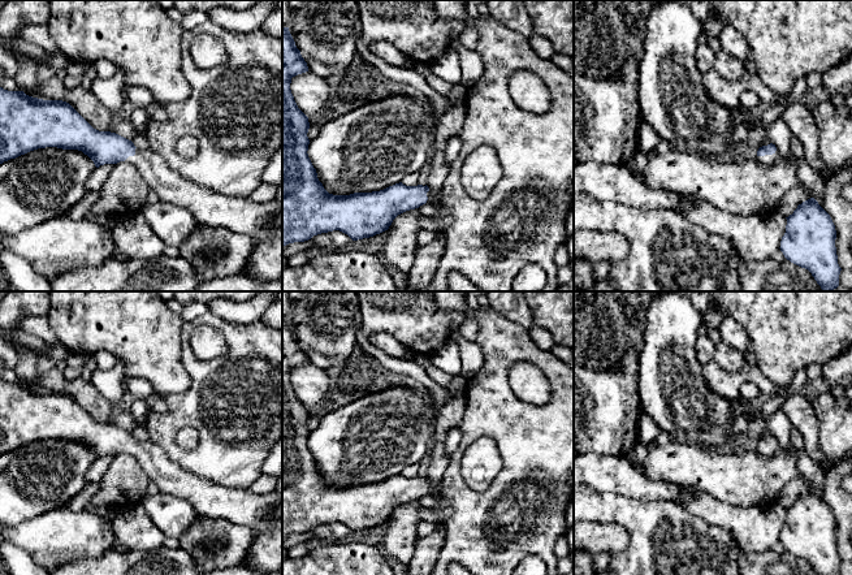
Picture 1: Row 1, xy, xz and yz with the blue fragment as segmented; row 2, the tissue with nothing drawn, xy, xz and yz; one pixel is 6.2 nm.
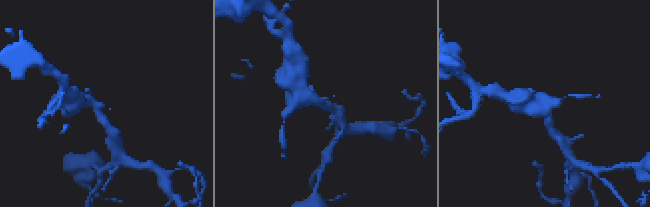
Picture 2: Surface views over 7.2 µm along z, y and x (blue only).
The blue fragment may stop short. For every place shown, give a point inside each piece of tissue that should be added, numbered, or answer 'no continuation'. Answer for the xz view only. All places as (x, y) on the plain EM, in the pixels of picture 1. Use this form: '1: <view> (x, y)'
1: xz (432, 489)

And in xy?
1: xy (260, 513)

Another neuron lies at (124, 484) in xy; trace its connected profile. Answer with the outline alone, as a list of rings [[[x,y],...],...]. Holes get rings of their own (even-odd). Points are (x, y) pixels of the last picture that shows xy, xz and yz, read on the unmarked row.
[[[130,454],[114,455],[104,476],[99,481],[99,492],[85,510],[96,514],[99,507],[125,509],[140,503],[147,492],[150,479],[144,468]]]

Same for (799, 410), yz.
[[[801,393],[786,399],[780,408],[791,420],[792,427],[803,436],[804,450],[816,463],[825,461],[825,454],[818,448],[818,425],[812,402]]]

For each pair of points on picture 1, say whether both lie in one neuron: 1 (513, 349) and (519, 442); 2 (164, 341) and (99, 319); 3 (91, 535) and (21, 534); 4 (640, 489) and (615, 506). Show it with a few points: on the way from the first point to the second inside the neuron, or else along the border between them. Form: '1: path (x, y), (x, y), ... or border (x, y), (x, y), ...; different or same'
1: path (498, 372), (498, 411), (506, 419); same
2: path (148, 338), (129, 319), (115, 319); same
3: path (74, 535), (38, 535); same
4: border (599, 491), (612, 491), (636, 498), (658, 501); different

